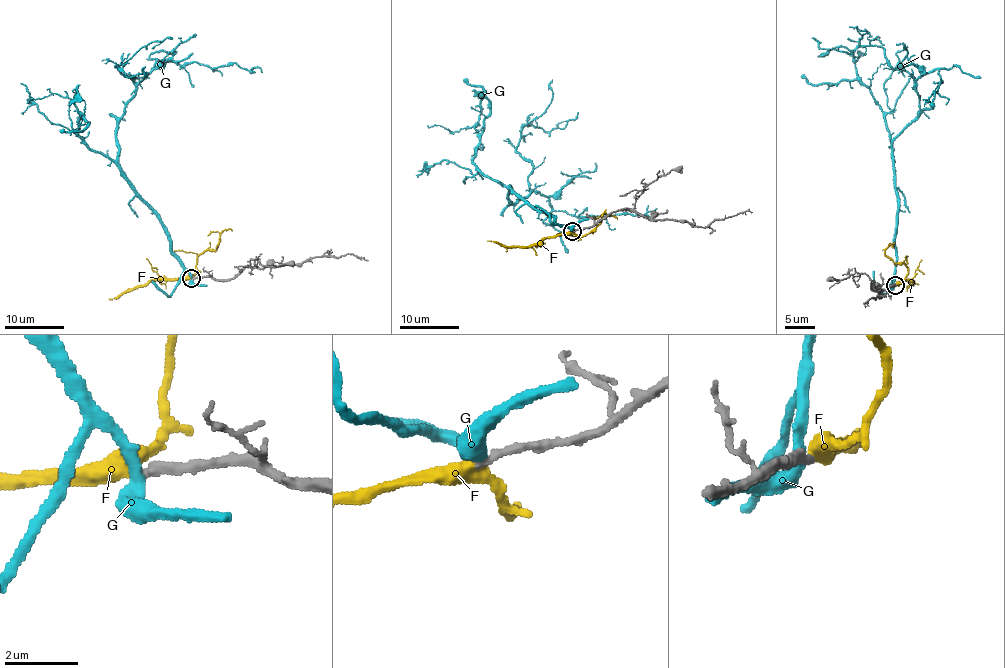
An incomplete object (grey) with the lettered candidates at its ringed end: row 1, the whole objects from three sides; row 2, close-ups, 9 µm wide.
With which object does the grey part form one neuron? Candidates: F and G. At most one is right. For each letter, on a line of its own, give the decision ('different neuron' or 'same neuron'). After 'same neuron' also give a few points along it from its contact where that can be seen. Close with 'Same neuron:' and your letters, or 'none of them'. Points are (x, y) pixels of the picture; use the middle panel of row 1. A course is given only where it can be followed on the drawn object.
F: same neuron; course (572, 231), (541, 238), (526, 247), (487, 240)
G: different neuron
Same neuron: F

